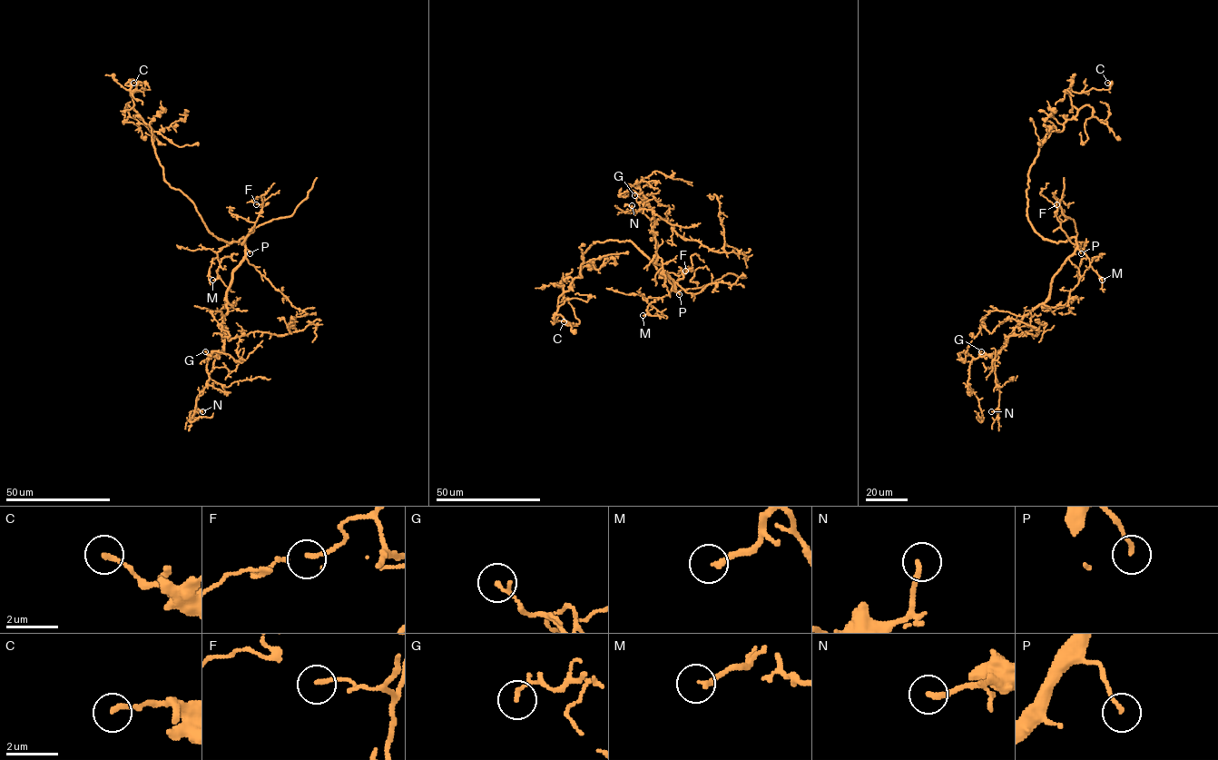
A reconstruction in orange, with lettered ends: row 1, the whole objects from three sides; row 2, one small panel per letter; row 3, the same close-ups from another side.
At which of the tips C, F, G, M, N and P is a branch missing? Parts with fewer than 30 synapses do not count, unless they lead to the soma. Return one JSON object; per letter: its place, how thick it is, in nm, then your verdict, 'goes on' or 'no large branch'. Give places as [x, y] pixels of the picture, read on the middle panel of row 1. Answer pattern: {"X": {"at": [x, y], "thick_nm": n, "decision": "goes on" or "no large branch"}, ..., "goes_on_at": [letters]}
{"C": {"at": [564, 321], "thick_nm": 190, "decision": "no large branch"}, "F": {"at": [685, 271], "thick_nm": 150, "decision": "no large branch"}, "G": {"at": [634, 195], "thick_nm": 100, "decision": "no large branch"}, "M": {"at": [643, 315], "thick_nm": 200, "decision": "goes on"}, "N": {"at": [632, 205], "thick_nm": 200, "decision": "no large branch"}, "P": {"at": [679, 294], "thick_nm": 140, "decision": "no large branch"}, "goes_on_at": ["M"]}

